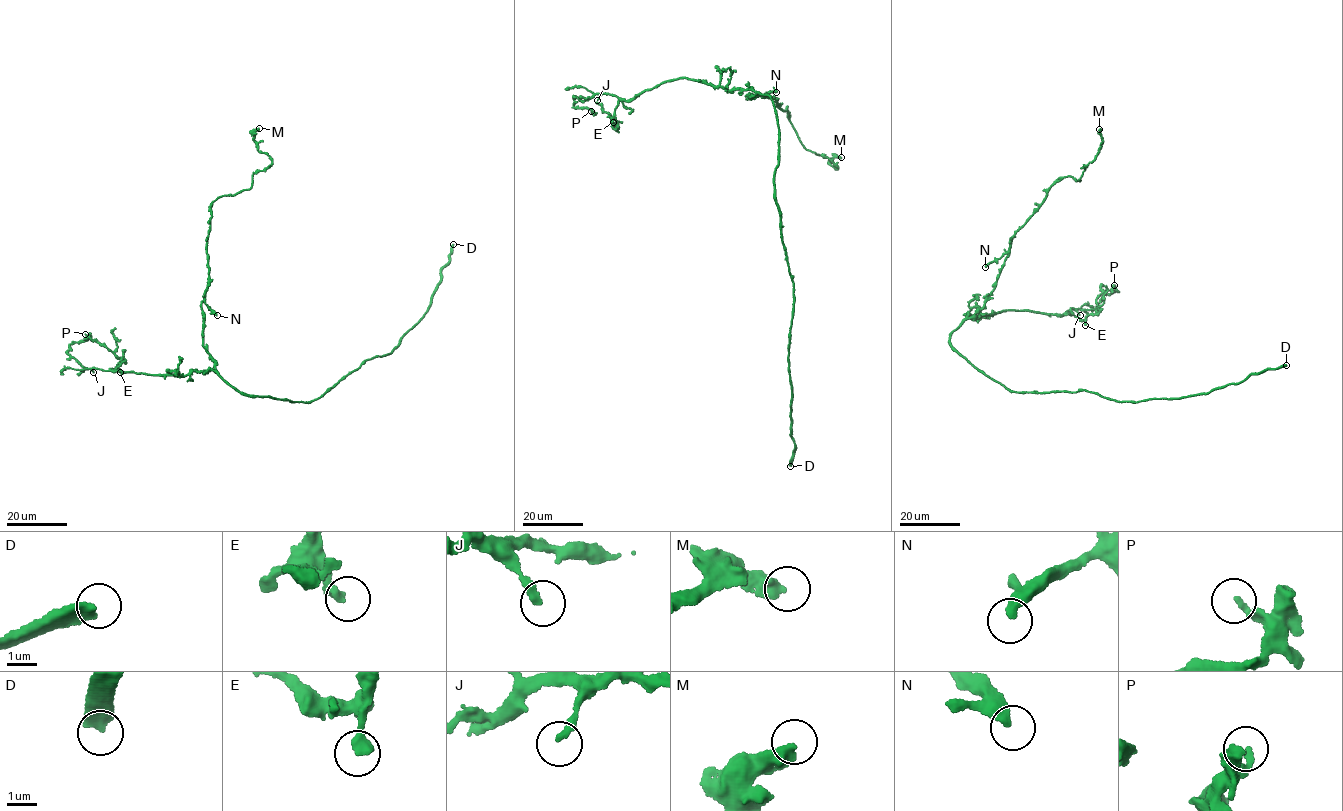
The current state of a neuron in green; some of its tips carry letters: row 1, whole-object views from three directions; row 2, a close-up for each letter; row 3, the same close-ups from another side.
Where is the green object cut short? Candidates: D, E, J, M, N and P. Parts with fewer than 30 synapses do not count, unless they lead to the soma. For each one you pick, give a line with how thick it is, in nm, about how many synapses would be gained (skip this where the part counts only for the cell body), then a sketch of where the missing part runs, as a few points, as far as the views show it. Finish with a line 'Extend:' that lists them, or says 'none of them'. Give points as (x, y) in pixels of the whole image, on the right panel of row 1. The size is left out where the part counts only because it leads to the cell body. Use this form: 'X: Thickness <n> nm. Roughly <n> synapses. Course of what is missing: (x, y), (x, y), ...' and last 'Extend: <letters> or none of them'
D: Thickness 360 nm. Roughly 100 synapses
Extend: D

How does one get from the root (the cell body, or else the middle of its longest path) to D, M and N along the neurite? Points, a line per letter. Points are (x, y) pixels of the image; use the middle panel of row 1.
D: (779, 138), (774, 178), (775, 203), (793, 284), (788, 360), (791, 435), (794, 443), (790, 466)
M: (779, 138), (772, 100), (748, 94), (776, 98), (803, 147), (837, 167), (830, 165), (841, 157)
N: (779, 138), (772, 100), (758, 92), (751, 98), (747, 94), (762, 97), (776, 92)

